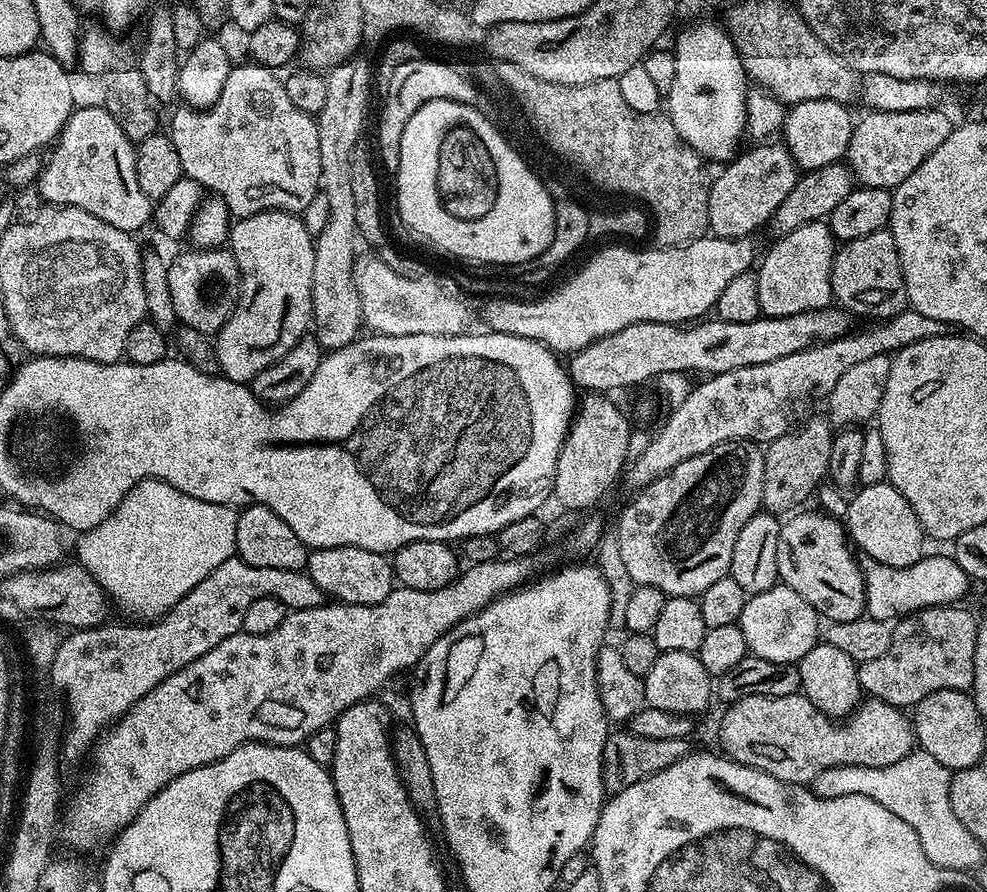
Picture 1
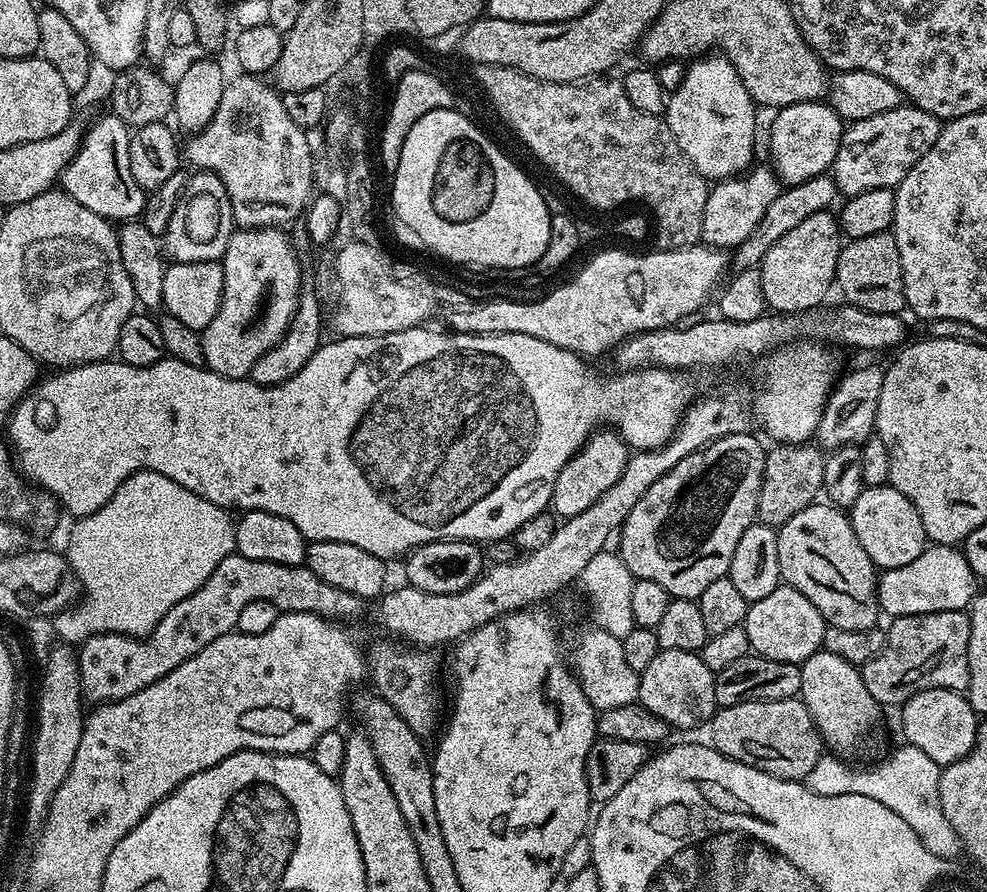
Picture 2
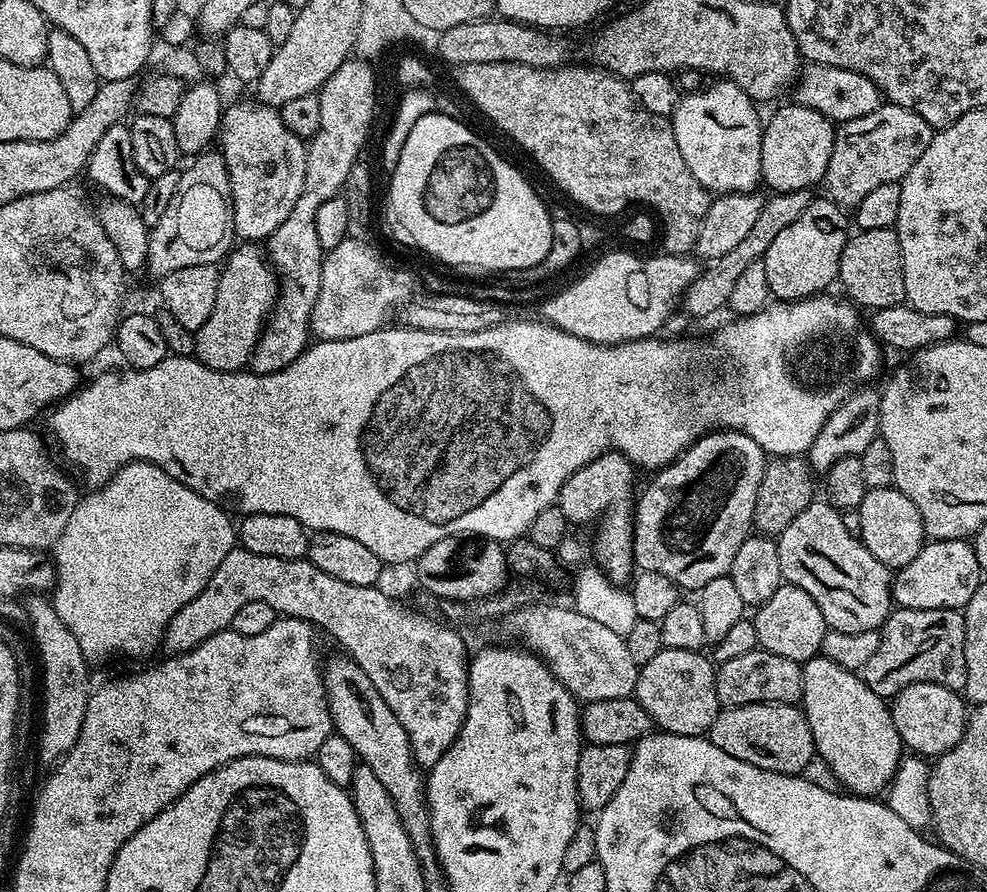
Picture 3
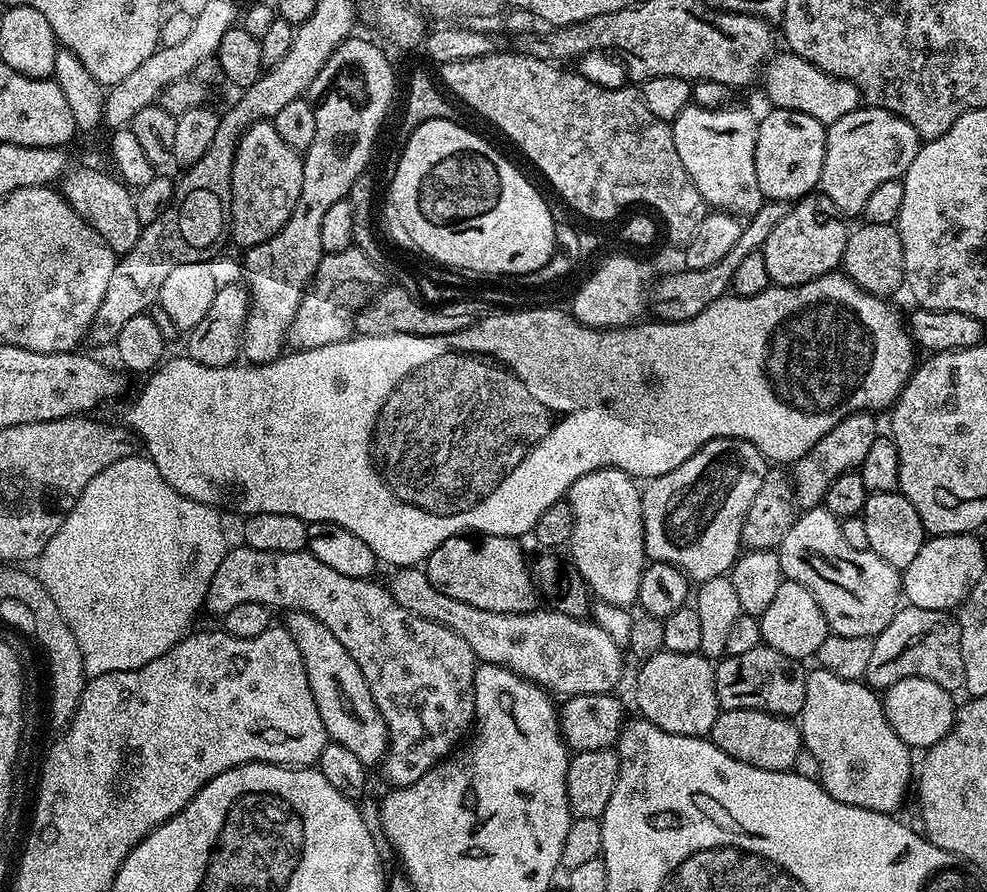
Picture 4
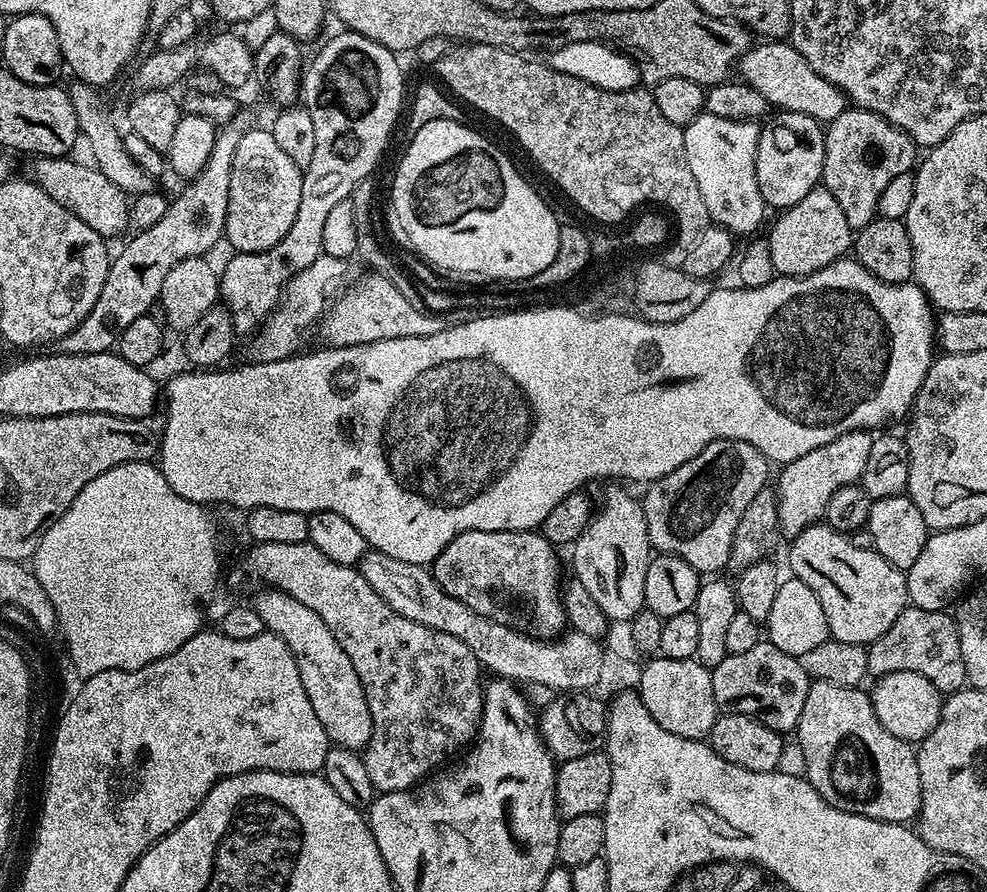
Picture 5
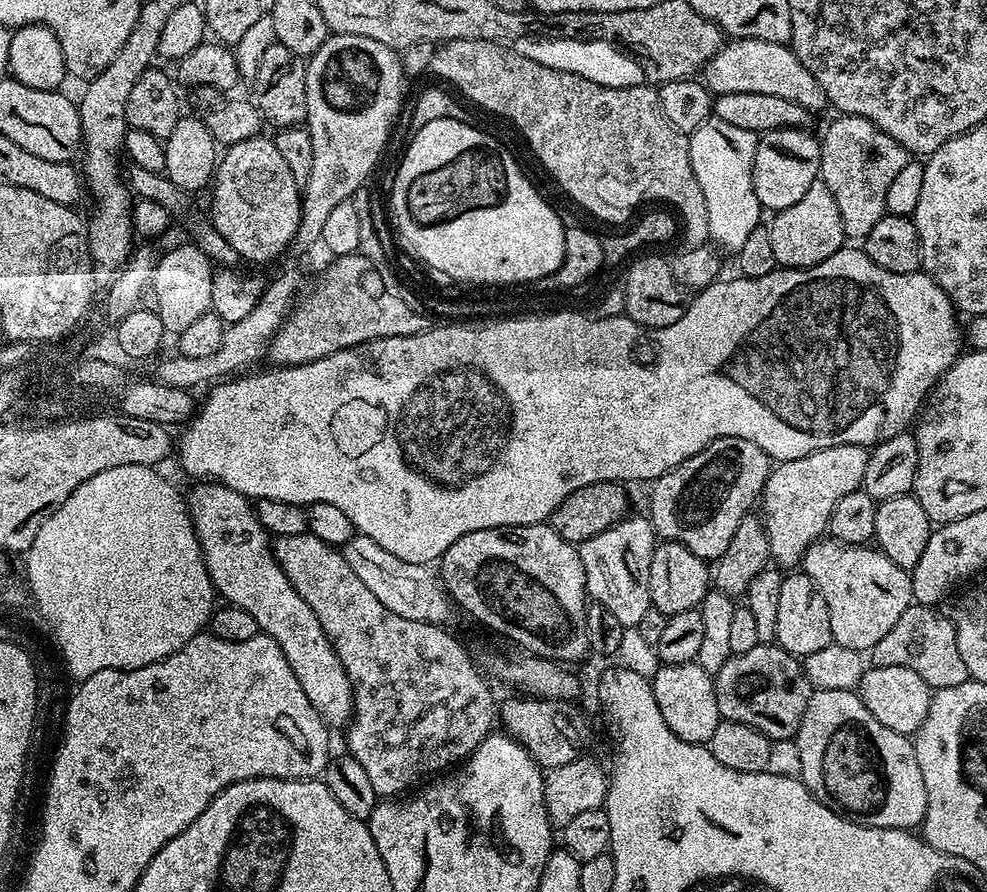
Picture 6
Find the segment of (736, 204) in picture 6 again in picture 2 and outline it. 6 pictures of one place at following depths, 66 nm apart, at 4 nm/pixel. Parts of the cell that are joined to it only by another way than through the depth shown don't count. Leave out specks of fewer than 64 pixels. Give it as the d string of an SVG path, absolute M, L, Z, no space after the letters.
M708 54L689 63L683 82L669 95L664 117L688 161L709 181L719 182L739 176L753 165L756 111L755 101L750 98L742 78L738 77L738 72L728 58L722 54Z

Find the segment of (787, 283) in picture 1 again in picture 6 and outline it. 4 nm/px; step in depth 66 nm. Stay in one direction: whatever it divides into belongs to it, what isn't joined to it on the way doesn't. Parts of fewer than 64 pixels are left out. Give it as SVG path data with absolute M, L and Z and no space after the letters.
M819 178L812 183L807 196L800 198L794 206L786 206L771 218L772 224L767 225L770 246L774 250L777 265L781 268L818 266L818 262L826 262L830 254L845 247L846 237L842 226L842 214L838 214L838 202L834 202L830 186L826 186Z

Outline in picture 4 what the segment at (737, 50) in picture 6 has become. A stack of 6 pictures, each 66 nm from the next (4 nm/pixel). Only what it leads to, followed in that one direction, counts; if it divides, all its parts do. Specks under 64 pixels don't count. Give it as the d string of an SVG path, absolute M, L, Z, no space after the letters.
M780 51L773 55L762 72L762 84L764 80L764 88L775 107L810 114L810 118L818 118L818 122L826 126L838 122L838 118L846 118L846 114L861 107L862 95L857 84L826 74L818 66L806 62L806 58L790 51Z

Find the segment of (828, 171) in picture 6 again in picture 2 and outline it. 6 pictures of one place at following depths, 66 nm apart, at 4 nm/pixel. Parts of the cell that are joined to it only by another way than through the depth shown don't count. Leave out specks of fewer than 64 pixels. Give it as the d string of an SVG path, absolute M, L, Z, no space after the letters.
M901 106L894 110L886 110L886 114L874 114L874 118L862 118L851 121L845 127L844 136L838 146L838 154L834 158L830 175L836 182L836 187L845 197L857 196L866 190L879 188L895 189L897 184L906 178L906 174L938 142L938 134L942 127L941 120L931 116L926 110L911 106Z

